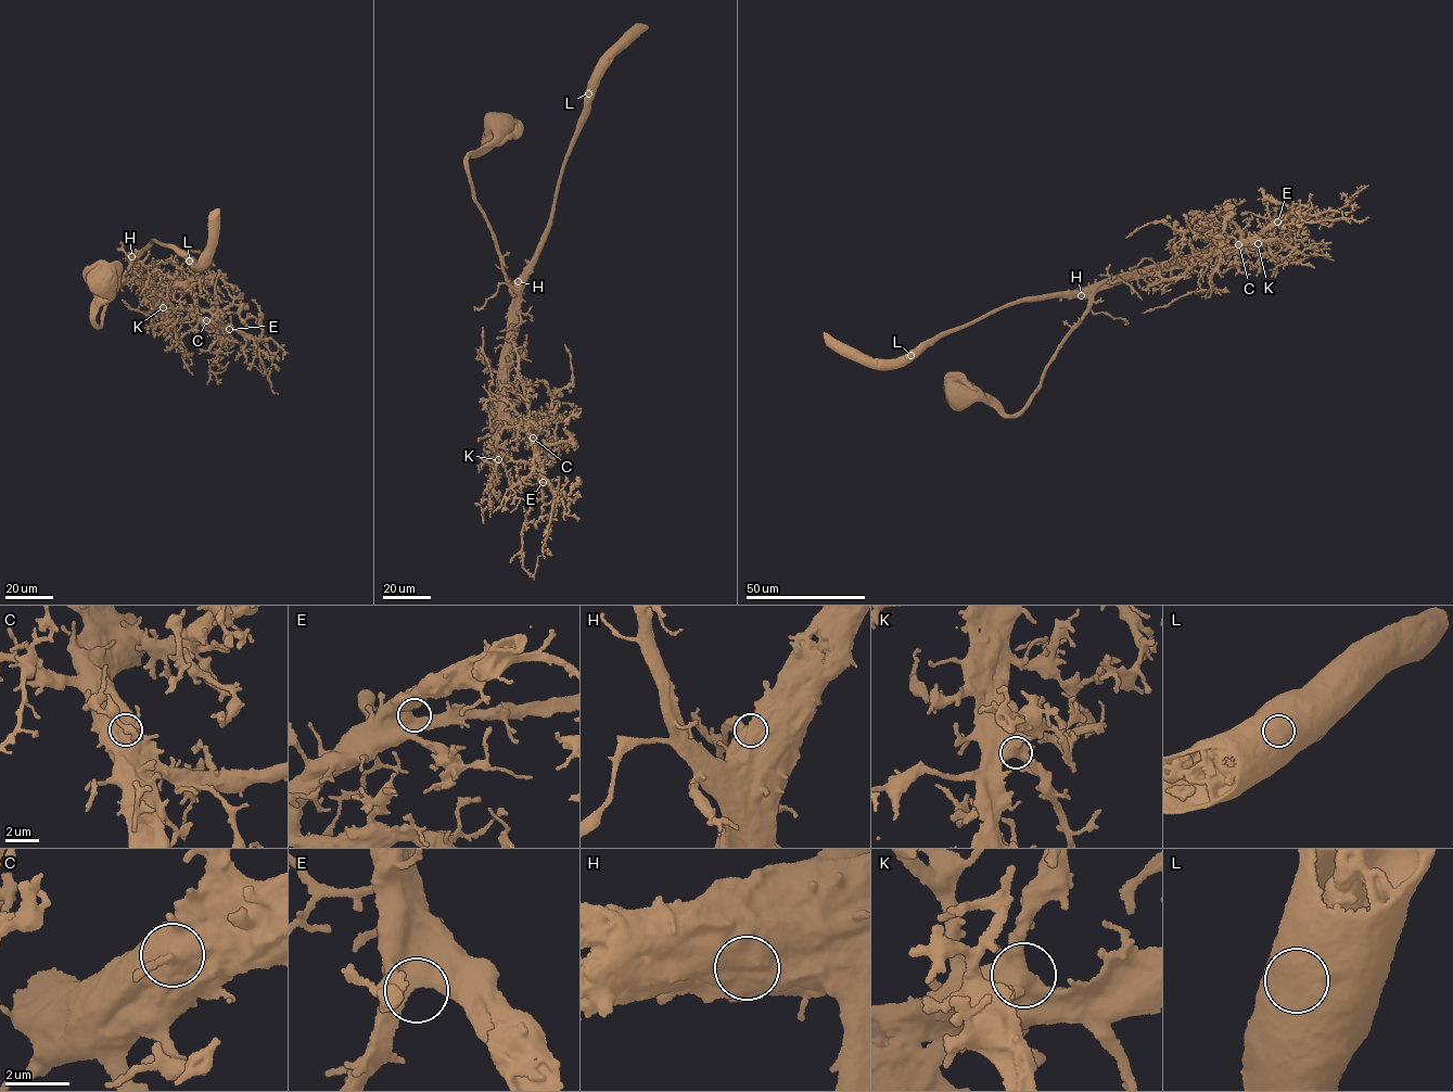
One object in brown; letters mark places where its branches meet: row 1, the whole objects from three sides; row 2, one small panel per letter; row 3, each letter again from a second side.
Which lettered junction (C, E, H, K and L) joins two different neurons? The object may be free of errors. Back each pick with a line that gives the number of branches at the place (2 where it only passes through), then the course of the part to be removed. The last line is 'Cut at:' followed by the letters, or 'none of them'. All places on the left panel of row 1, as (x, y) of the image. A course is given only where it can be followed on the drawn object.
Cut at: none of them

